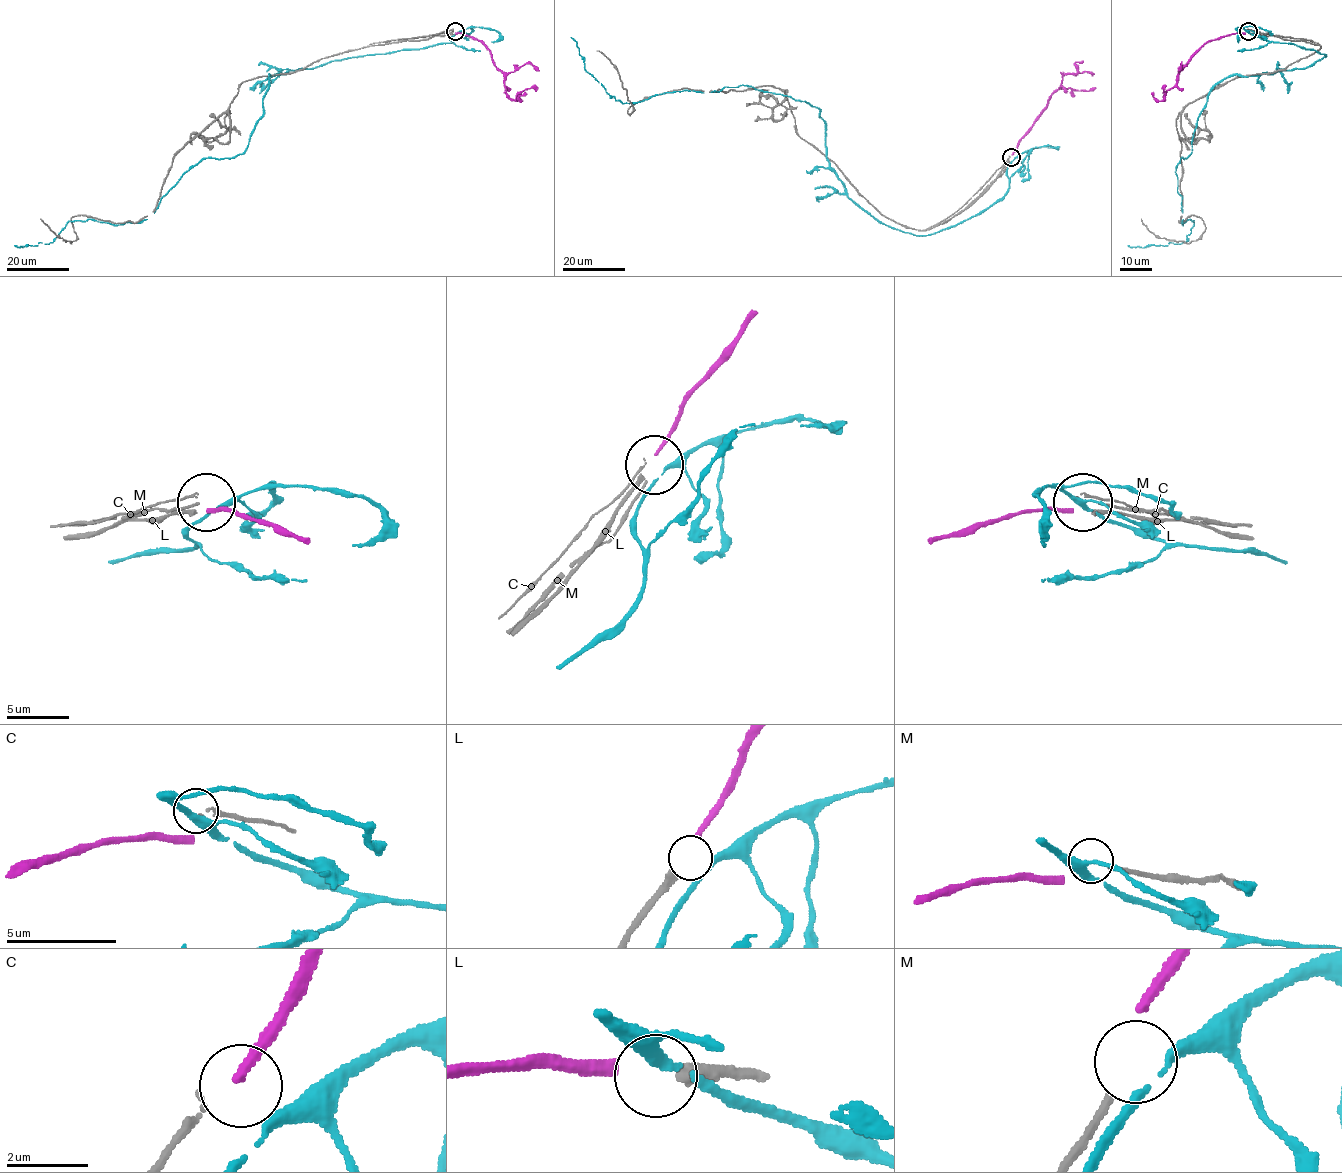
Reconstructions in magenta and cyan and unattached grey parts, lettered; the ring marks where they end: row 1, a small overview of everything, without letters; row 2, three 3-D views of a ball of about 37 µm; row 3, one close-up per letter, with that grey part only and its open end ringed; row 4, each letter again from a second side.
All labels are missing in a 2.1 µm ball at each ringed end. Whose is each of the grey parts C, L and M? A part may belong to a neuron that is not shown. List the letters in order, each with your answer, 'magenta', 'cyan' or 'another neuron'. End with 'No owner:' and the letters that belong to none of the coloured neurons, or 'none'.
C: another neuron
L: magenta
M: another neuron
No owner: C, M

